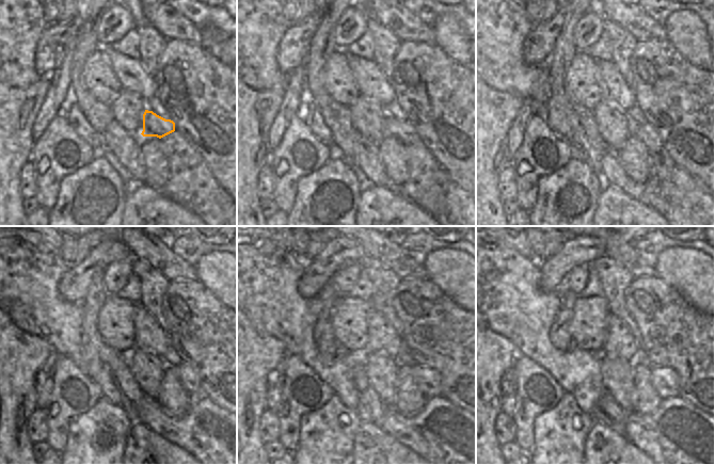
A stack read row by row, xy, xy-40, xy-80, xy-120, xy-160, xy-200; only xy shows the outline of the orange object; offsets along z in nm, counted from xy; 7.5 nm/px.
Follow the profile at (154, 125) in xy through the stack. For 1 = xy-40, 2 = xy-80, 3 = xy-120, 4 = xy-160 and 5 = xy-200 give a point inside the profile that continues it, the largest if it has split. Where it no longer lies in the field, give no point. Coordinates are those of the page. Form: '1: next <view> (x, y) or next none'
1: next xy-40 (404, 131)
2: next xy-80 (646, 132)
3: next xy-120 (188, 379)
4: next xy-160 (428, 381)
5: next xy-200 (665, 380)

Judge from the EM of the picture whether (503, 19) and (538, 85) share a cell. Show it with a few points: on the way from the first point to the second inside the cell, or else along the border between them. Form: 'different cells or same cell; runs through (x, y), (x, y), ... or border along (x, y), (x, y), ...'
same cell; runs through (503, 36), (503, 51), (521, 69)

